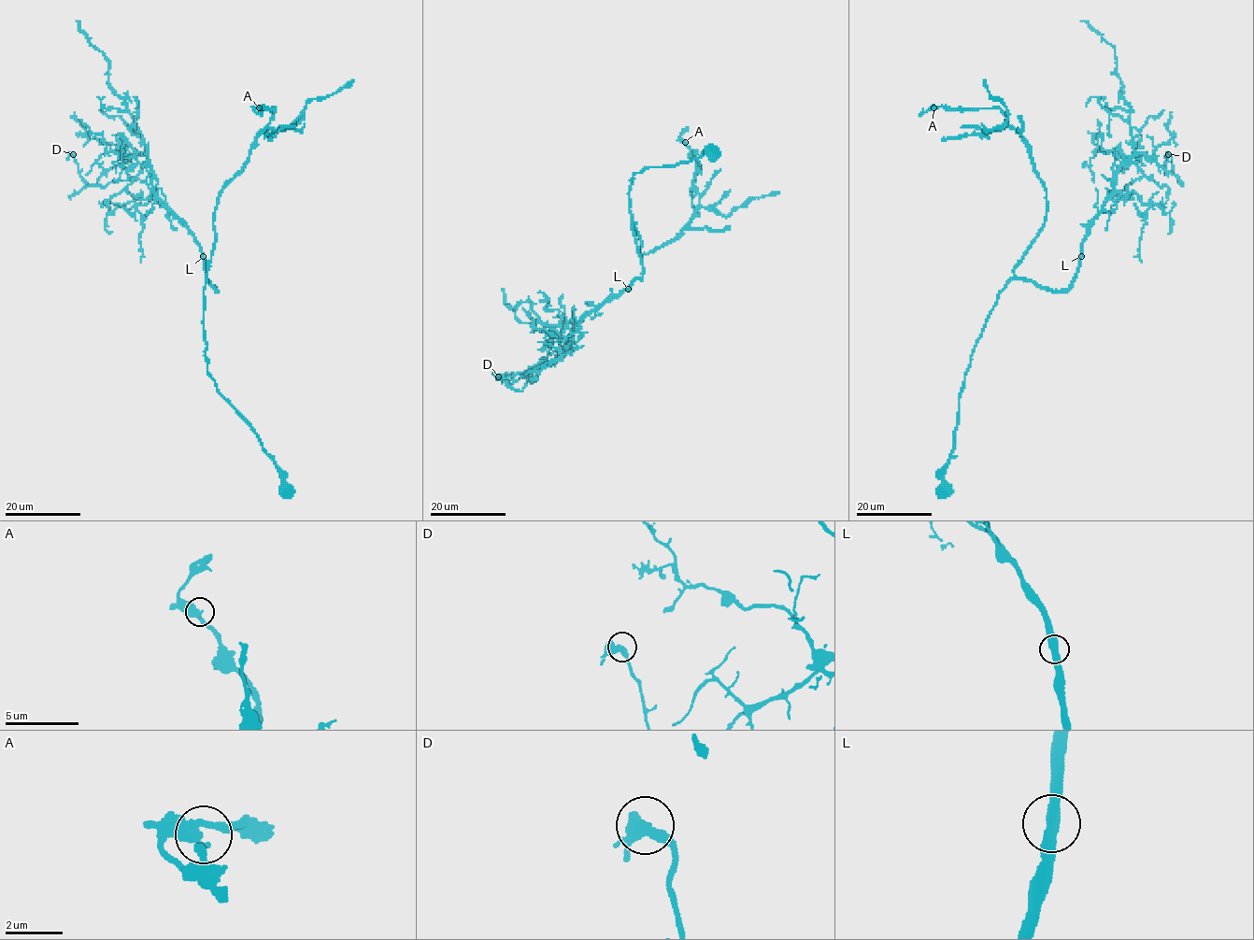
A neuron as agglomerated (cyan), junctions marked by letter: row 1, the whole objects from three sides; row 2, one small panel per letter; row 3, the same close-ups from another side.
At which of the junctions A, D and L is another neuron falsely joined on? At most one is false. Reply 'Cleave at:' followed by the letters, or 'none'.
Cleave at: none

